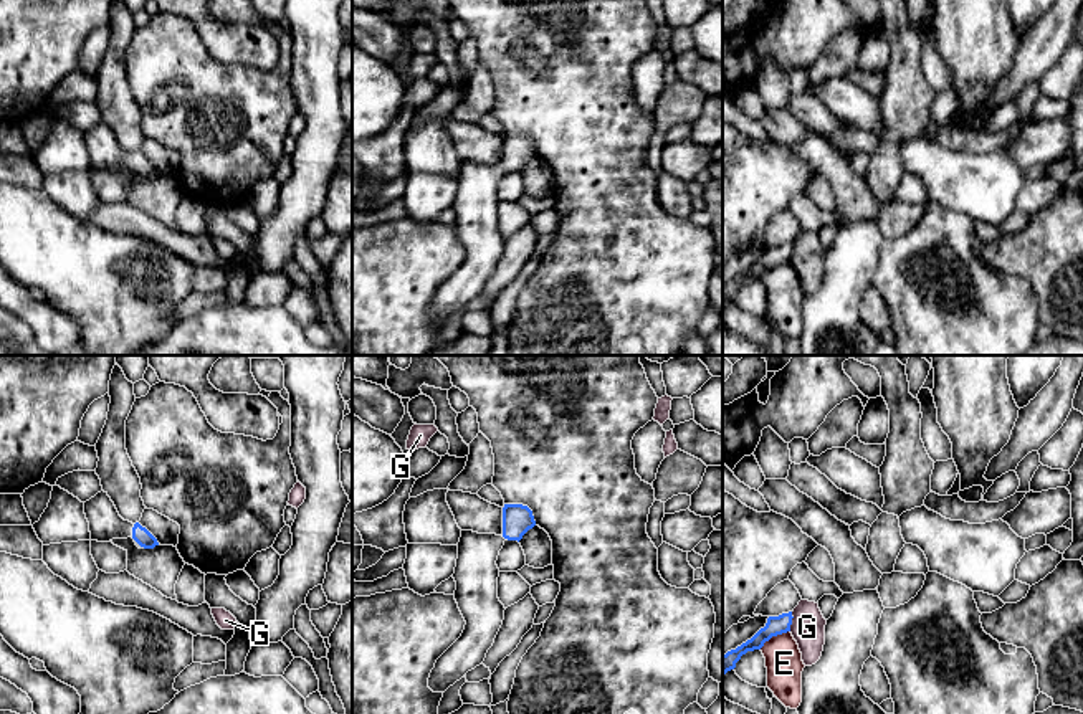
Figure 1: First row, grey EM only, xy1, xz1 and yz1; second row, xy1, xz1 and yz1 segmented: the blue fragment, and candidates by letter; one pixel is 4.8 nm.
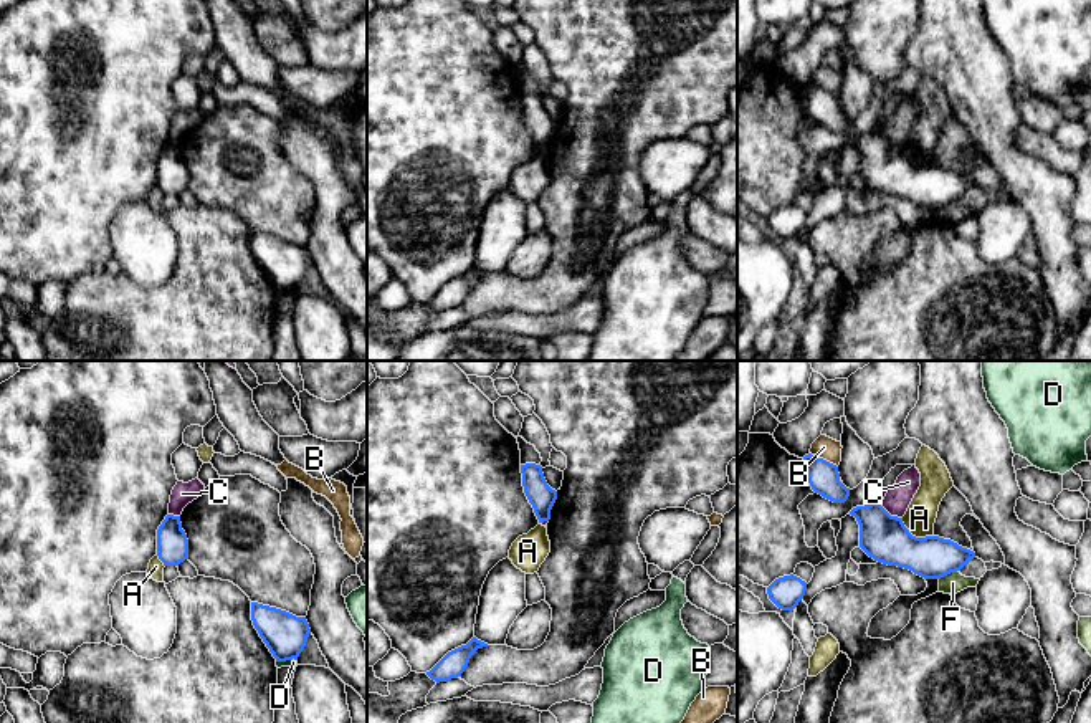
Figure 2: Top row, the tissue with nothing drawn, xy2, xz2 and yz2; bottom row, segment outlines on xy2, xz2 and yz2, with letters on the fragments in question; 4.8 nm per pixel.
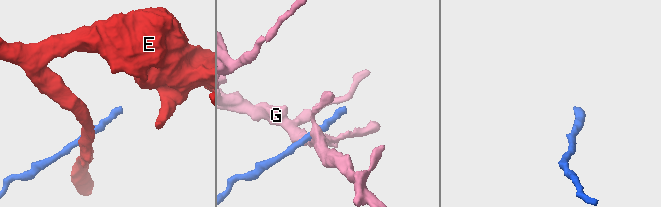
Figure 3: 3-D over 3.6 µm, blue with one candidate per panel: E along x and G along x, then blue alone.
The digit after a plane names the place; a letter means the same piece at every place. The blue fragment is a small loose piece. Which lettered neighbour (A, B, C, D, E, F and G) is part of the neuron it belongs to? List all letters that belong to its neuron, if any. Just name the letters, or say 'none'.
none

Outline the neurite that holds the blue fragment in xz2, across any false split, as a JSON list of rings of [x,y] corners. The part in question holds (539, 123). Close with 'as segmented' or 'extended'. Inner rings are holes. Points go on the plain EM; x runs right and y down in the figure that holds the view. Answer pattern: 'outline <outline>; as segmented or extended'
outline [[[536,93],[521,94],[522,116],[539,152],[550,149],[550,139],[557,129],[557,121],[552,119],[542,103],[542,96]]]; as segmented

